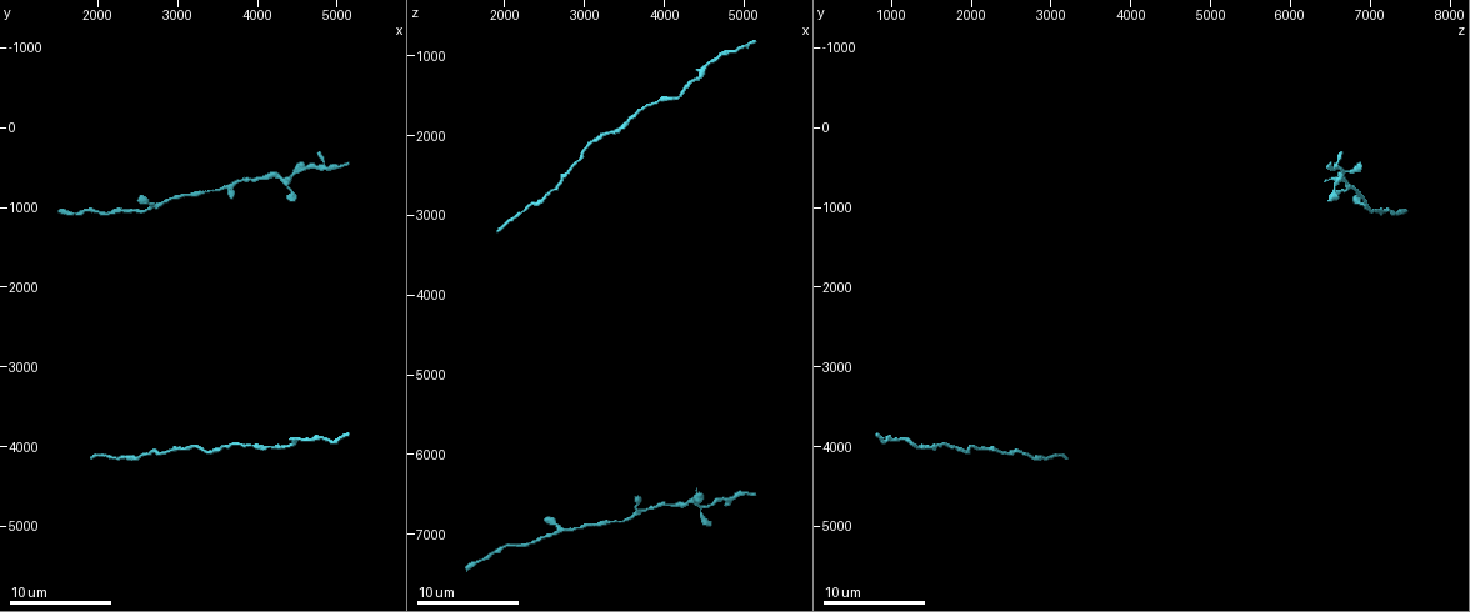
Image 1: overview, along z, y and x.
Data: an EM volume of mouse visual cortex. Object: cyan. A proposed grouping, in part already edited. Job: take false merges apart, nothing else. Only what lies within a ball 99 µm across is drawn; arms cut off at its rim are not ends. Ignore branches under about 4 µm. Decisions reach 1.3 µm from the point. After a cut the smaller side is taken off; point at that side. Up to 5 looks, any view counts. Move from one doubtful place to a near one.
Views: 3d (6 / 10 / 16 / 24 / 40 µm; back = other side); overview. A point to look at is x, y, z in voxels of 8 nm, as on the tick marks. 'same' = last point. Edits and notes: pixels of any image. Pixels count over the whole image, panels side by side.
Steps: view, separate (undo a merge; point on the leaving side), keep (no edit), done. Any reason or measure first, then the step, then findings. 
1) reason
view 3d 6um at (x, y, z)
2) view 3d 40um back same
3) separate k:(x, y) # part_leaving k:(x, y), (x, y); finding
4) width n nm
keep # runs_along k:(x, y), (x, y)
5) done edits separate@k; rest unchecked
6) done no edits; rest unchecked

sudden change in width
view 3d 10um at (3800, 650, 6700)

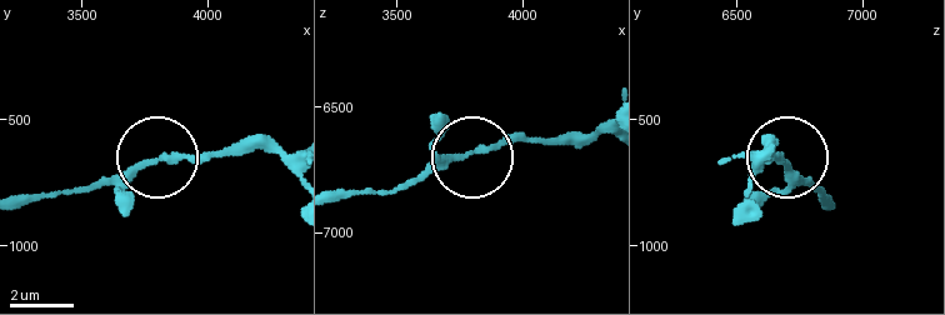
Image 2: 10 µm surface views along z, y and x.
keep # continuous, no second cell

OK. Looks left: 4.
a fork
view 3d 16um at (2700, 950, 6950)

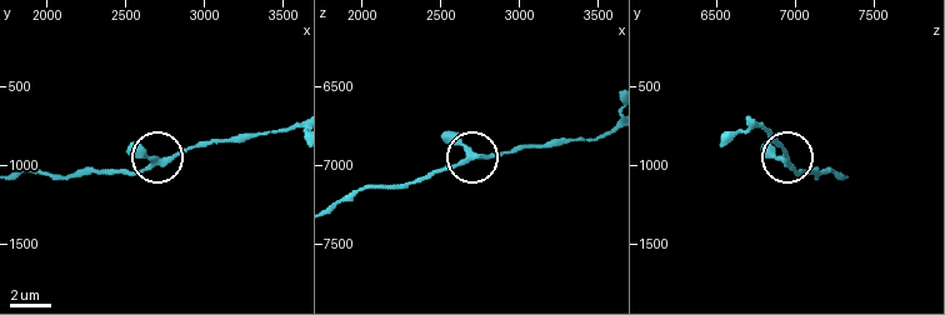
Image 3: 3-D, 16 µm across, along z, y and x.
view 3d 16um back at (2700, 980, 6940)

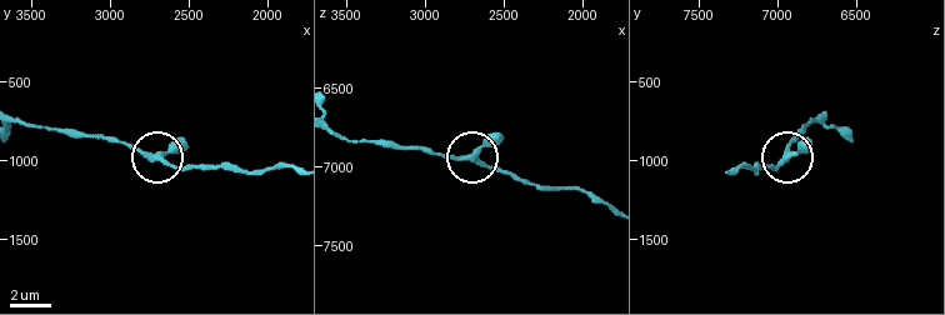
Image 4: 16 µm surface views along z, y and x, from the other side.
keep # one cell here

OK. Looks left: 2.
narrows sharply
view 3d 6um at (4150, 3950, 1500)

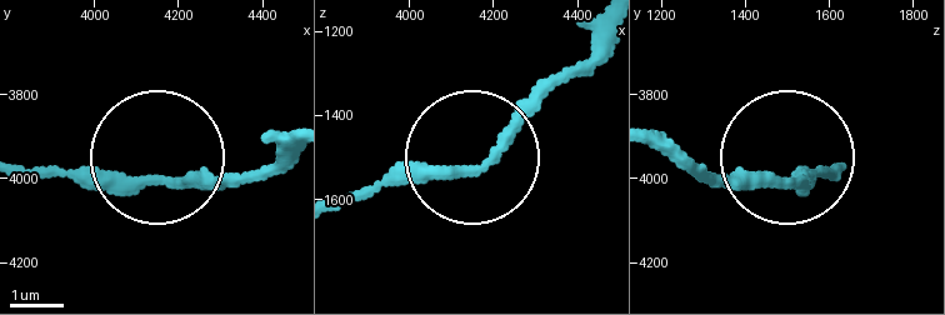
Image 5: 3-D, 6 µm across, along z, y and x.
other side
view 3d 6um back at (4175, 4005, 1510)

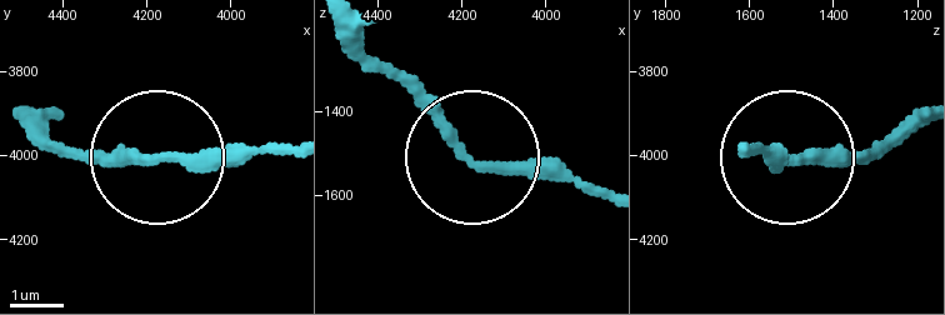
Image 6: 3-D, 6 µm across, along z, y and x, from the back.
width 220 nm
keep # runs_along 6:(608, 193), (486, 170), (370, 58); continuous, no second cell

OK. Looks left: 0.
done no edits; rest unchecked

